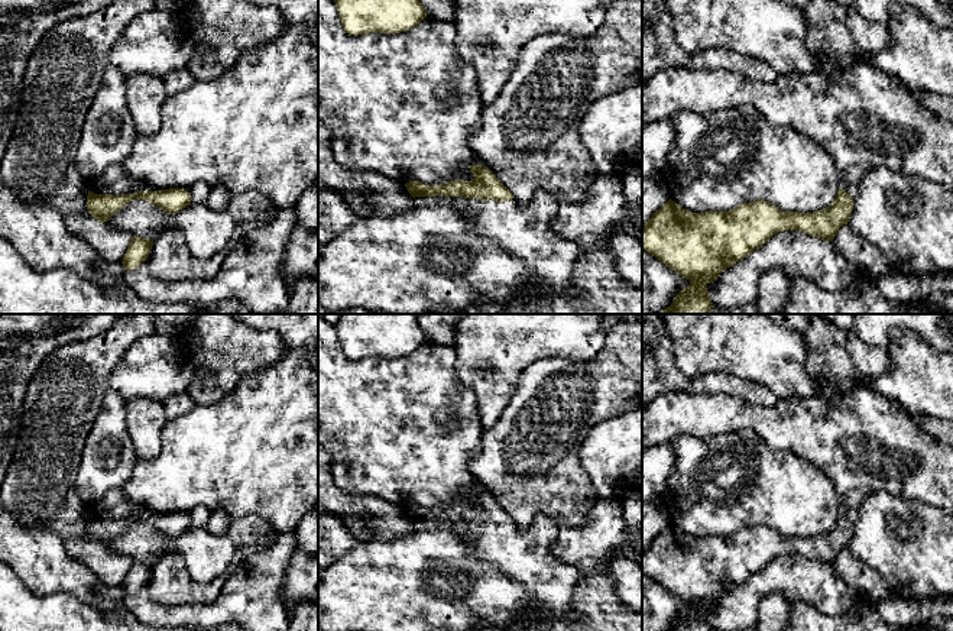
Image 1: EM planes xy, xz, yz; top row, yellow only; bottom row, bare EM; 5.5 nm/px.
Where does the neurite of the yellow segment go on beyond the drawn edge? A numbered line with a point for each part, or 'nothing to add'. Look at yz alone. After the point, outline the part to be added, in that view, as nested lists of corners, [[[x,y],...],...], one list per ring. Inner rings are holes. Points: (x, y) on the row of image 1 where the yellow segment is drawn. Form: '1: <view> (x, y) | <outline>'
1: yz (851, 178) | [[[858,165],[847,168],[845,172],[840,174],[840,184],[842,188],[855,198],[859,190],[859,182],[862,177],[869,172],[872,168],[868,165]]]

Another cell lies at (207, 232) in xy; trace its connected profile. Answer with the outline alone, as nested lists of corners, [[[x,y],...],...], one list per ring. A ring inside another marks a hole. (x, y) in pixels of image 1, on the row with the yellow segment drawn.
[[[139,198],[124,204],[104,224],[153,242],[165,230],[178,230],[191,255],[201,261],[218,255],[230,243],[236,227],[227,210],[215,211],[202,203],[191,203],[176,214],[166,214],[156,204]]]

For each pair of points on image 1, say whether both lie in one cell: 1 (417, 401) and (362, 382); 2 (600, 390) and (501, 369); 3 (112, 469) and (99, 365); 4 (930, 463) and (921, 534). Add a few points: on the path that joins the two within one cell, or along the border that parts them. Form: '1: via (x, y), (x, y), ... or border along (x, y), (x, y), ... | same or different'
1: via (404, 401), (381, 401), (375, 395) | same
2: border along (550, 356), (535, 361), (519, 377), (506, 404) | different
3: border along (109, 388), (90, 432) | different
4: border along (892, 494), (919, 498), (937, 507) | different

